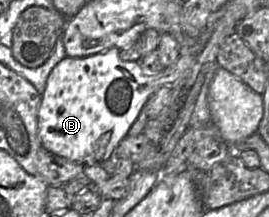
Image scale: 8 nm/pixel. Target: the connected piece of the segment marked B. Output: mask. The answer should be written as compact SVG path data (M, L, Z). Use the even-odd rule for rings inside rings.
M118 48L85 57L64 57L50 72L38 109L42 146L63 158L99 164L126 136L148 97L157 89L159 72L144 73L138 61L123 61Z

